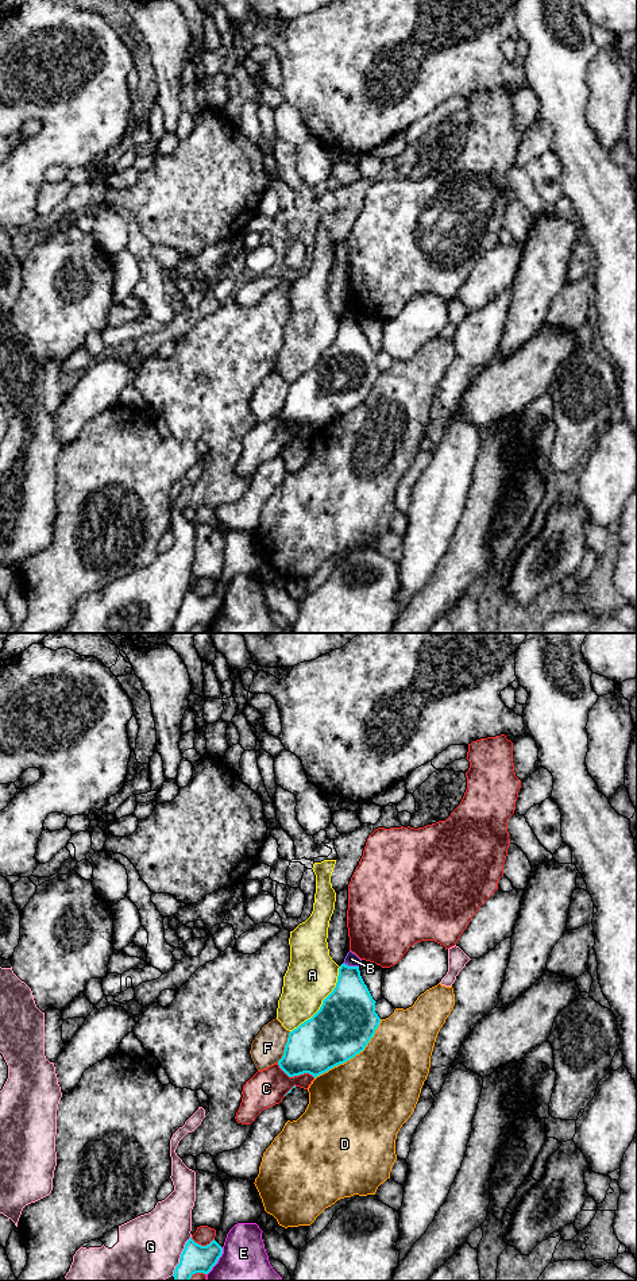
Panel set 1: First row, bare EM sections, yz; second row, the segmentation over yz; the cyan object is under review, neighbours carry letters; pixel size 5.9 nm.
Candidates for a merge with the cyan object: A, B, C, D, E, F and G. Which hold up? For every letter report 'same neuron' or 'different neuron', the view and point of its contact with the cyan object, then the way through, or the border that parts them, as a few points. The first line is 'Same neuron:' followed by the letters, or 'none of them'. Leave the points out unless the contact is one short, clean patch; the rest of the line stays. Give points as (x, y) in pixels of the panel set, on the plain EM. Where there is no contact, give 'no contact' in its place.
Same neuron: none of them
A: different neuron | yz (323, 354)
B: different neuron | yz (351, 319) | along yz (343, 315), (358, 319)
C: different neuron | yz (296, 427)
D: different neuron | yz (354, 408)
E: different neuron | yz (217, 612)
F: different neuron | yz (285, 398)
G: different neuron | yz (181, 608)

